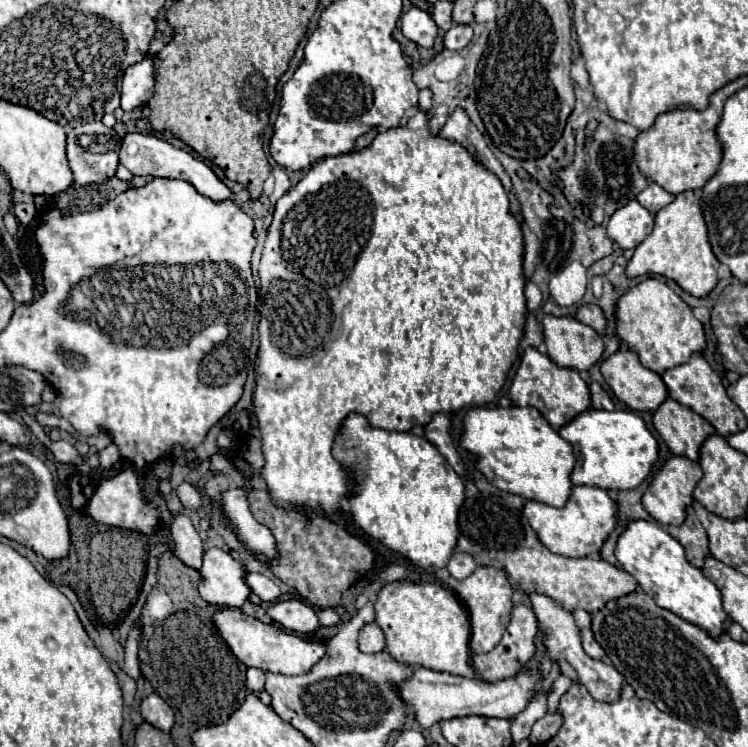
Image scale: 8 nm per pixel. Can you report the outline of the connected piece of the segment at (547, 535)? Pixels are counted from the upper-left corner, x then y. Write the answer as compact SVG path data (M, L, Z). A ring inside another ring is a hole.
M572 486L570 498L562 508L554 508L534 500L526 500L522 506L522 514L528 518L538 540L550 552L572 558L582 558L600 552L606 536L616 526L616 510L616 502L606 494L606 490L592 486Z

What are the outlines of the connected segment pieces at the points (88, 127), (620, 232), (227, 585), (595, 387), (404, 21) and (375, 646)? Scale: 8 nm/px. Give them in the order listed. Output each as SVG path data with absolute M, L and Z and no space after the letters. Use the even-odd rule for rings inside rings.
M102 122L92 124L80 124L72 130L68 130L68 164L74 174L76 184L94 184L104 182L116 174L118 166L118 152L110 150L106 154L94 154L88 148L82 148L78 142L78 136L82 134L114 134L114 130L106 128Z
M630 200L624 204L624 208L618 208L610 216L606 228L608 236L622 250L636 248L646 236L650 236L654 228L654 216L650 216L650 212L638 200Z
M210 548L204 554L204 564L200 568L202 582L198 586L200 596L218 606L240 608L250 594L246 584L246 572L242 566L224 550Z
M590 382L590 396L592 396L592 408L596 408L596 410L614 410L612 398L608 396L608 392L598 382Z
M412 6L408 12L402 14L400 24L402 24L402 34L408 40L416 42L418 46L432 48L434 38L438 34L438 26L436 26L436 22L432 20L432 16L428 12Z
M376 622L364 624L358 634L358 644L360 644L362 652L368 652L368 654L380 652L380 650L384 650L384 632L380 630L380 626Z

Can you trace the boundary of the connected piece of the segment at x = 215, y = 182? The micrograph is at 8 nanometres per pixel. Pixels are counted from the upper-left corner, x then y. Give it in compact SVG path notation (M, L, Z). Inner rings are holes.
M128 132L122 138L120 164L126 166L134 176L138 176L138 174L150 174L154 178L156 176L164 176L164 178L182 178L182 180L188 180L202 196L208 196L210 200L228 200L228 198L232 198L230 188L212 172L212 168L206 162L192 158L188 152L170 146L168 142L158 140L156 136Z

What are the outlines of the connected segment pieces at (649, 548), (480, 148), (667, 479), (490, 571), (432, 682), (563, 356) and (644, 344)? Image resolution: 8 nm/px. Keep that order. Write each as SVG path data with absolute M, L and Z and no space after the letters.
M630 520L616 540L614 554L622 568L636 578L638 586L652 596L660 608L666 608L680 618L708 630L712 636L718 636L730 626L730 620L722 610L720 590L686 560L682 544L666 530L656 526L654 520Z
M454 108L448 122L444 124L444 128L440 130L440 134L452 142L460 142L464 148L468 148L468 152L472 152L472 156L476 160L480 160L488 170L492 170L504 184L504 188L508 190L508 196L510 196L510 202L512 202L512 214L518 214L520 212L520 204L512 192L512 182L510 182L510 176L504 172L502 164L498 162L498 158L492 154L492 150L488 148L482 132L470 122L468 114L464 112L464 108Z
M670 456L664 462L664 466L652 476L650 486L646 488L646 492L642 496L644 510L664 526L682 524L686 518L686 506L692 504L692 492L700 478L702 478L702 468L698 462L688 460L686 456Z
M478 566L474 570L474 574L470 574L464 580L456 580L446 572L438 570L440 580L462 600L462 604L468 610L470 616L470 626L472 626L472 634L470 634L470 648L476 654L482 652L490 652L502 638L508 620L510 620L510 608L512 608L512 586L506 578L504 570L498 568L486 568L486 566Z
M414 668L410 680L400 684L400 692L404 702L416 712L416 718L422 728L430 728L434 722L448 720L448 718L462 718L462 716L490 716L490 718L514 718L520 714L528 702L532 700L534 692L540 688L540 674L536 670L518 674L508 680L500 682L486 682L486 680L468 680L462 676L436 672L428 668Z
M544 316L542 326L548 356L558 366L586 372L600 360L604 342L590 326L572 316Z
M646 278L638 286L630 288L616 302L616 334L622 340L622 348L636 352L640 362L662 374L668 368L686 364L690 356L698 350L704 350L704 328L694 318L692 308L662 280Z

